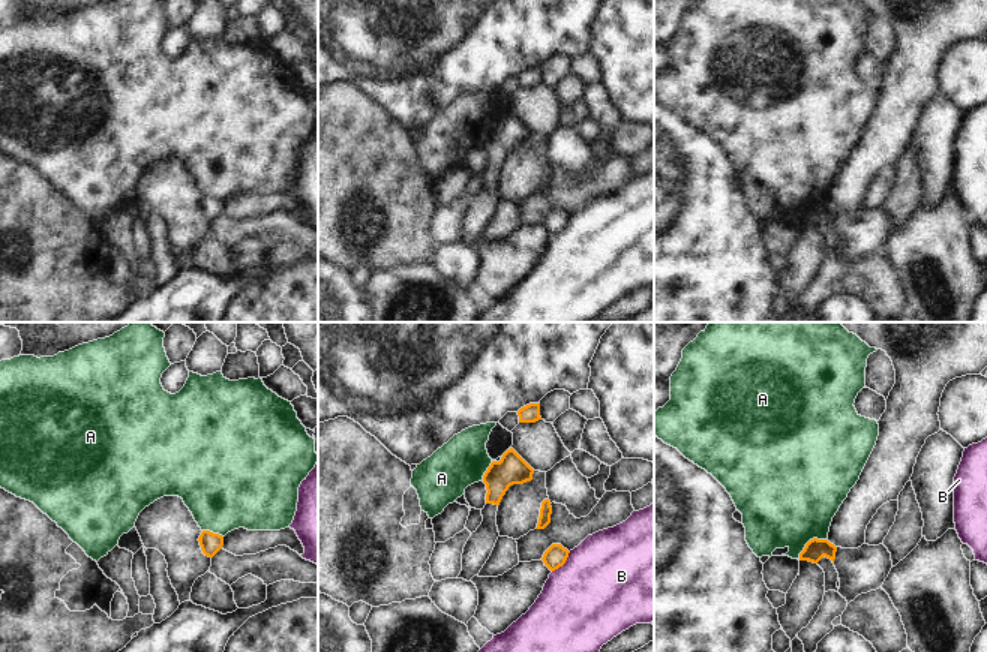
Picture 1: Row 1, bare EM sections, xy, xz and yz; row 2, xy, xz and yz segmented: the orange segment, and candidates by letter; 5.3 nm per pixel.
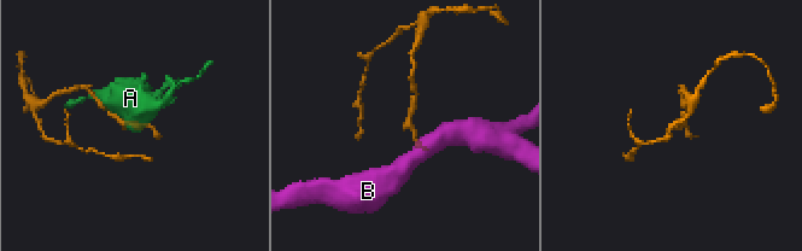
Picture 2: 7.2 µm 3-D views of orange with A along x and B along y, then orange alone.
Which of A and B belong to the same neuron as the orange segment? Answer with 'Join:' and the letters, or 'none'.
Join: none

